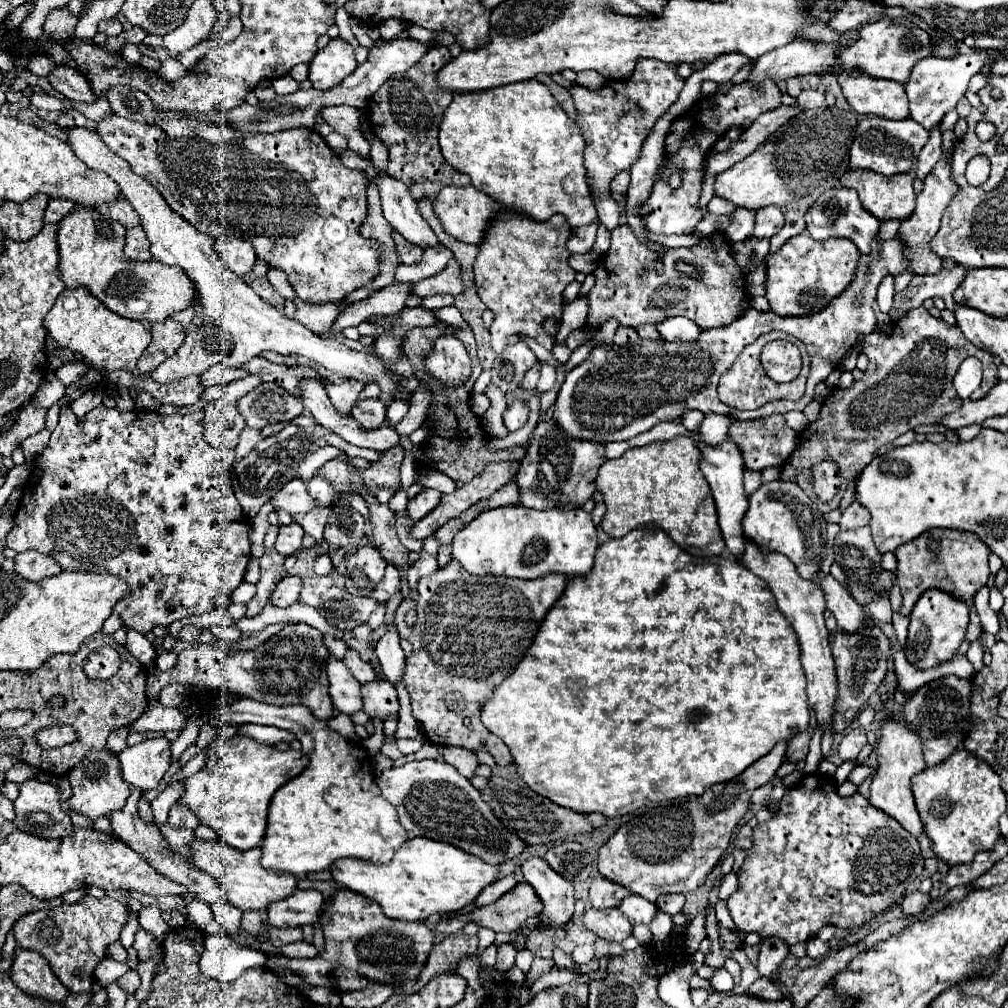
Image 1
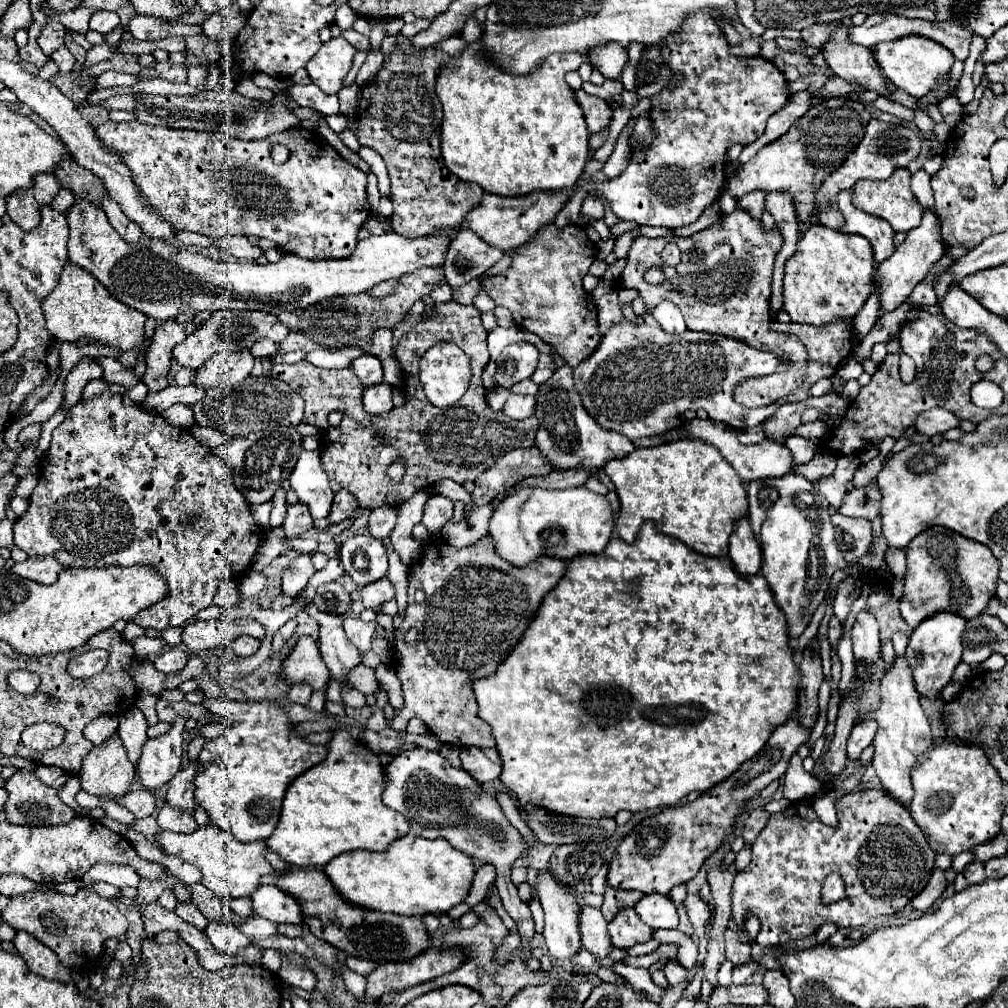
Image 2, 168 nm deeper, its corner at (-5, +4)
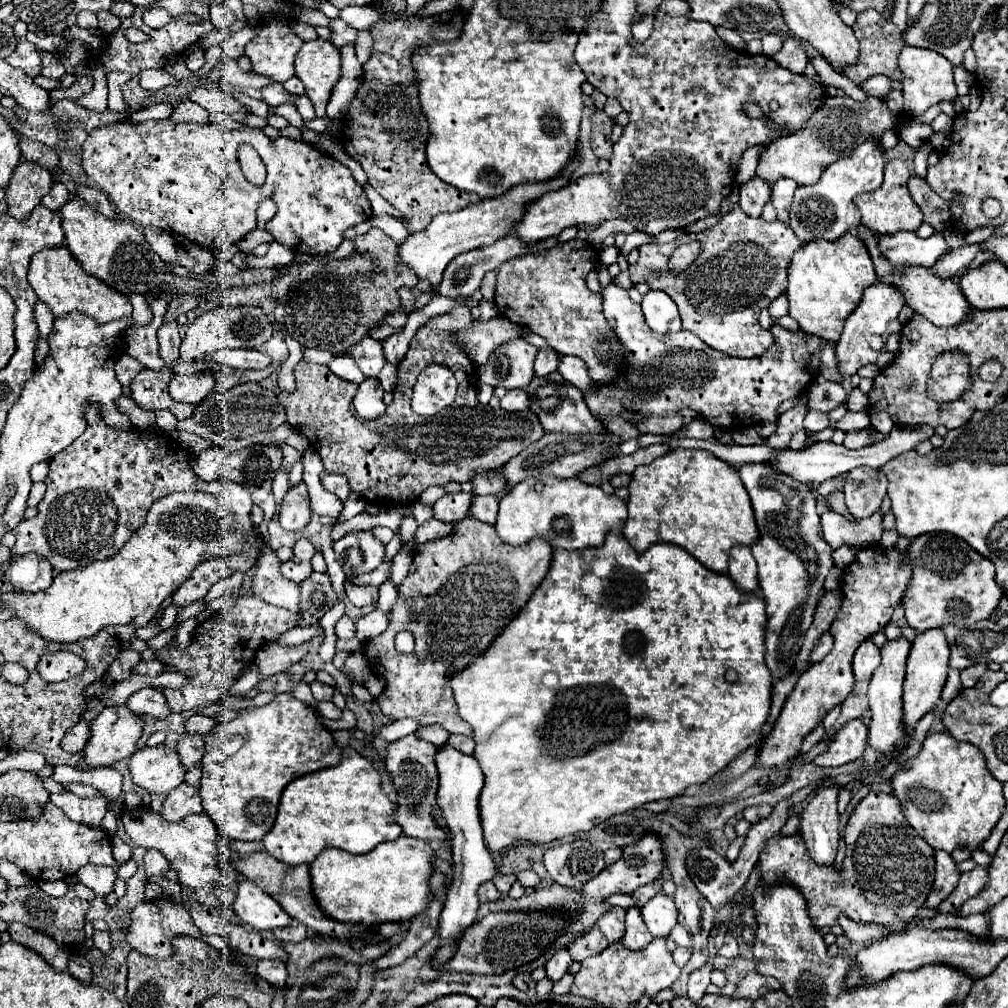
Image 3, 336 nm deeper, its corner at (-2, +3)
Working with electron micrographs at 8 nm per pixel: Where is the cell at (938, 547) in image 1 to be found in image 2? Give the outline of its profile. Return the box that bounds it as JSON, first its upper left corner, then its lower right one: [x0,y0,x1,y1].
[899,527,999,627]

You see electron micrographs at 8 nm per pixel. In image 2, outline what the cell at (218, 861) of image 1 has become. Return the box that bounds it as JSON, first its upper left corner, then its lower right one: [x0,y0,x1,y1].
[155,825,273,901]

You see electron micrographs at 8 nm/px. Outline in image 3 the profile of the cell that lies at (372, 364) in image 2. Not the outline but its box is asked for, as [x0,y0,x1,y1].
[346,338,386,378]

